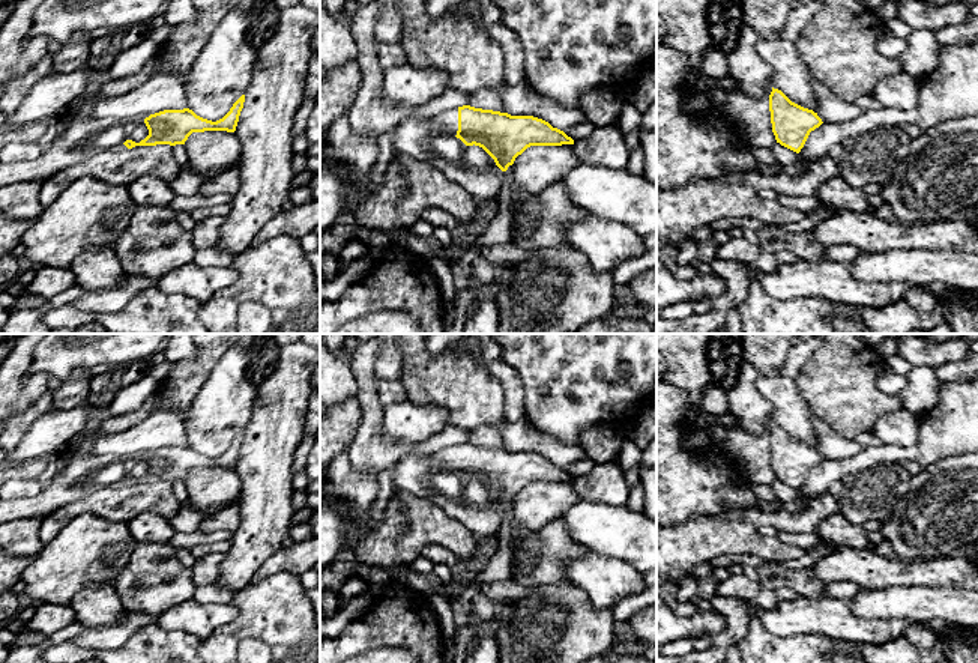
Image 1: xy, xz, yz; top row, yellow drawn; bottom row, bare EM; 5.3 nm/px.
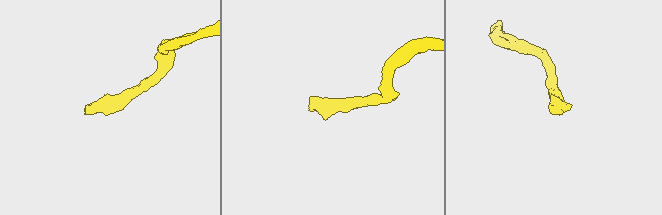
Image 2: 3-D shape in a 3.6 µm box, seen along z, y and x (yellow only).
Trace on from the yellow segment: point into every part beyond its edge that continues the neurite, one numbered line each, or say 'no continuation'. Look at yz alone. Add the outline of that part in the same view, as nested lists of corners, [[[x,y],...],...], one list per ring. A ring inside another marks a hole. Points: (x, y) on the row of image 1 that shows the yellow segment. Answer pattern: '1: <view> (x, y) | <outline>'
no continuation

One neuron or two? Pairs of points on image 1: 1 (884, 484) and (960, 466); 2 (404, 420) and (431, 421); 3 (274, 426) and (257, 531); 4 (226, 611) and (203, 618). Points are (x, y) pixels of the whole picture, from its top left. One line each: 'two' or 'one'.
1: two
2: one
3: one
4: one

